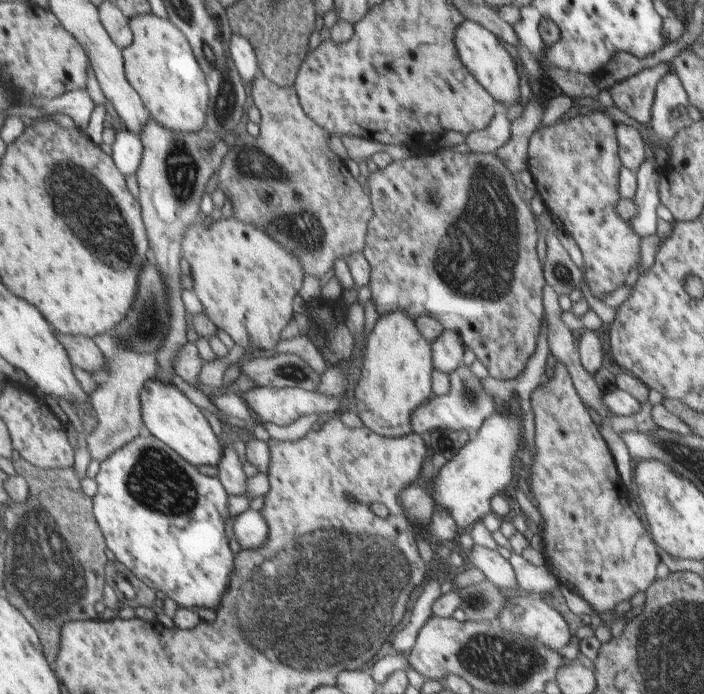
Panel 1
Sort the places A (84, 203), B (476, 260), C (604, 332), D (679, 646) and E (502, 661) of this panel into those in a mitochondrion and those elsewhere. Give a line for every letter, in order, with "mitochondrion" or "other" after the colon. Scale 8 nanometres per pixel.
A: mitochondrion
B: mitochondrion
C: other
D: mitochondrion
E: mitochondrion

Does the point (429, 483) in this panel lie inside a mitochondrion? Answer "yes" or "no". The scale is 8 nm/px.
no

